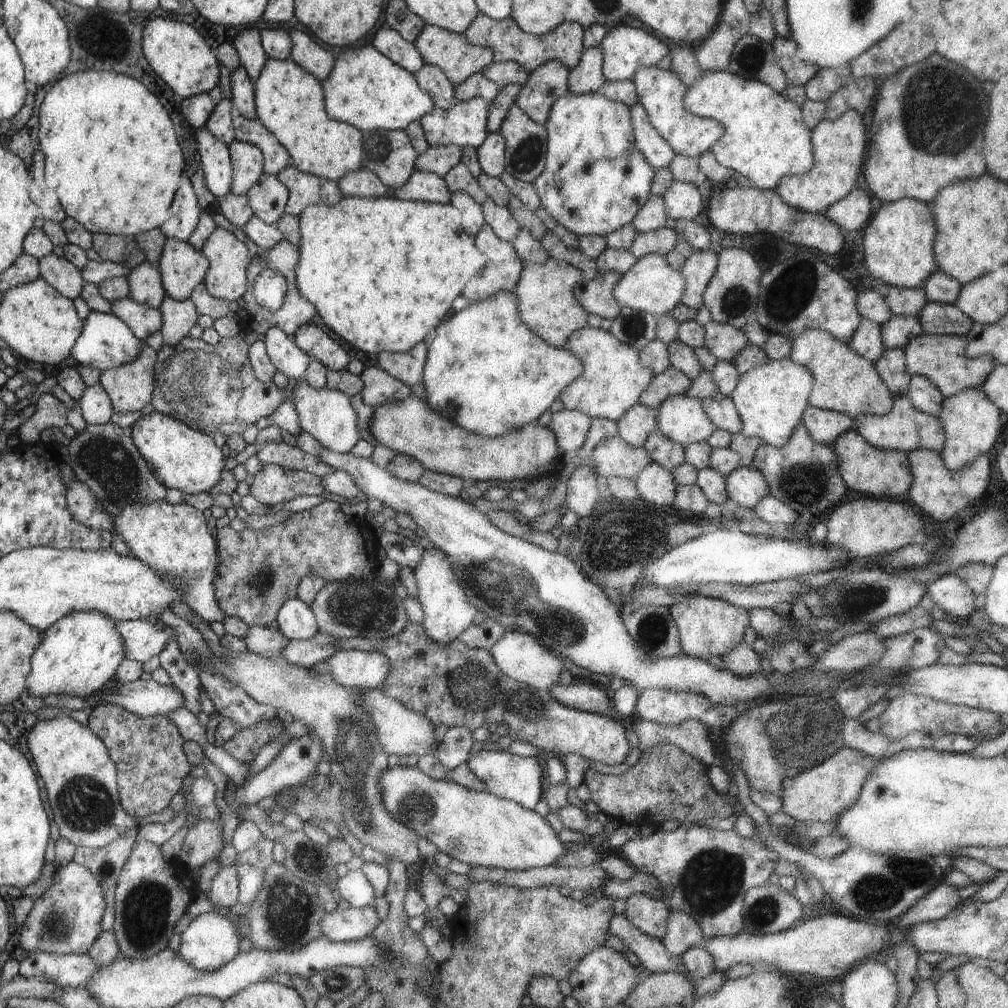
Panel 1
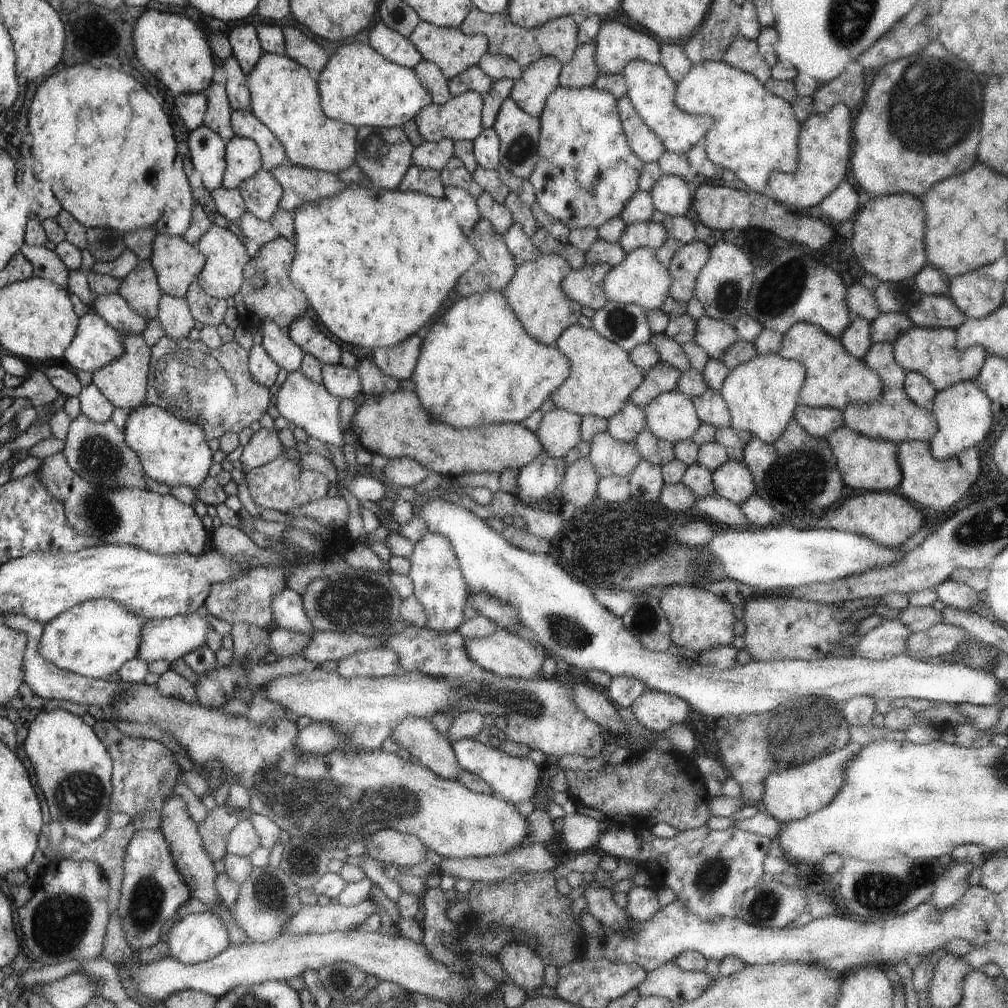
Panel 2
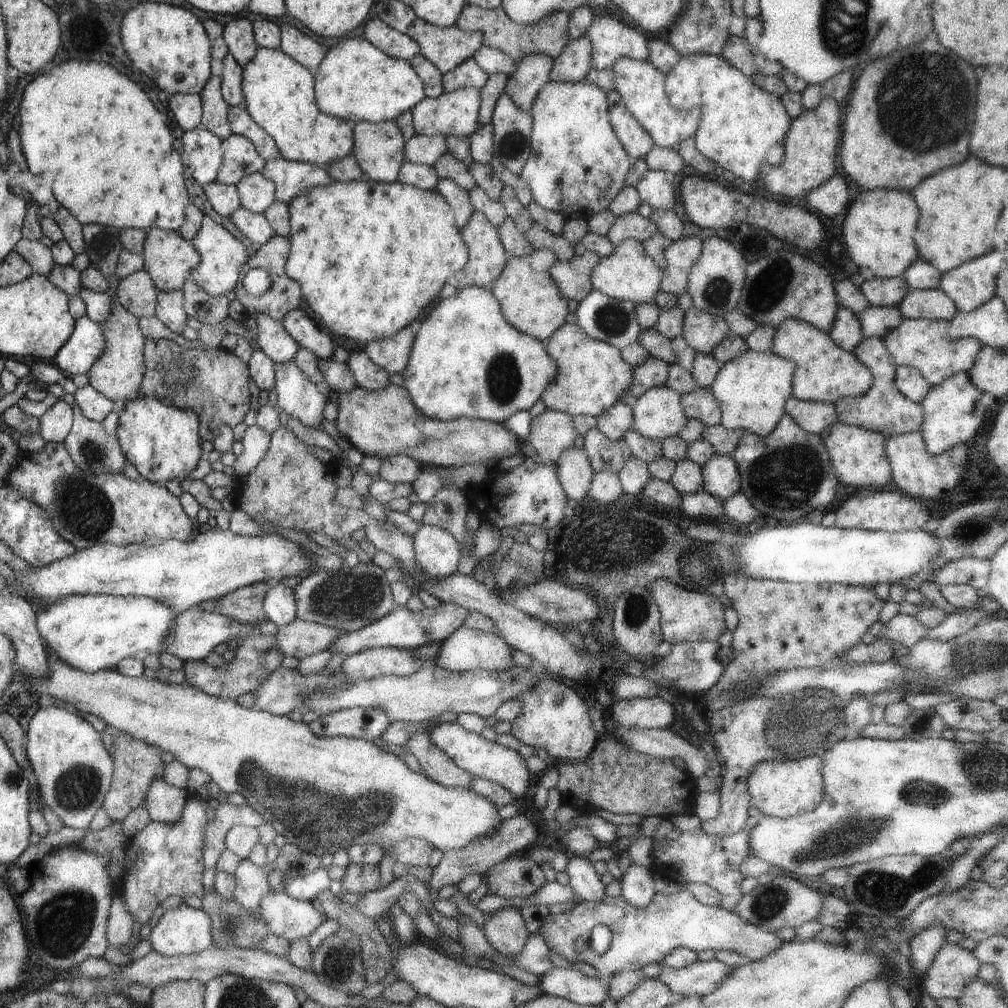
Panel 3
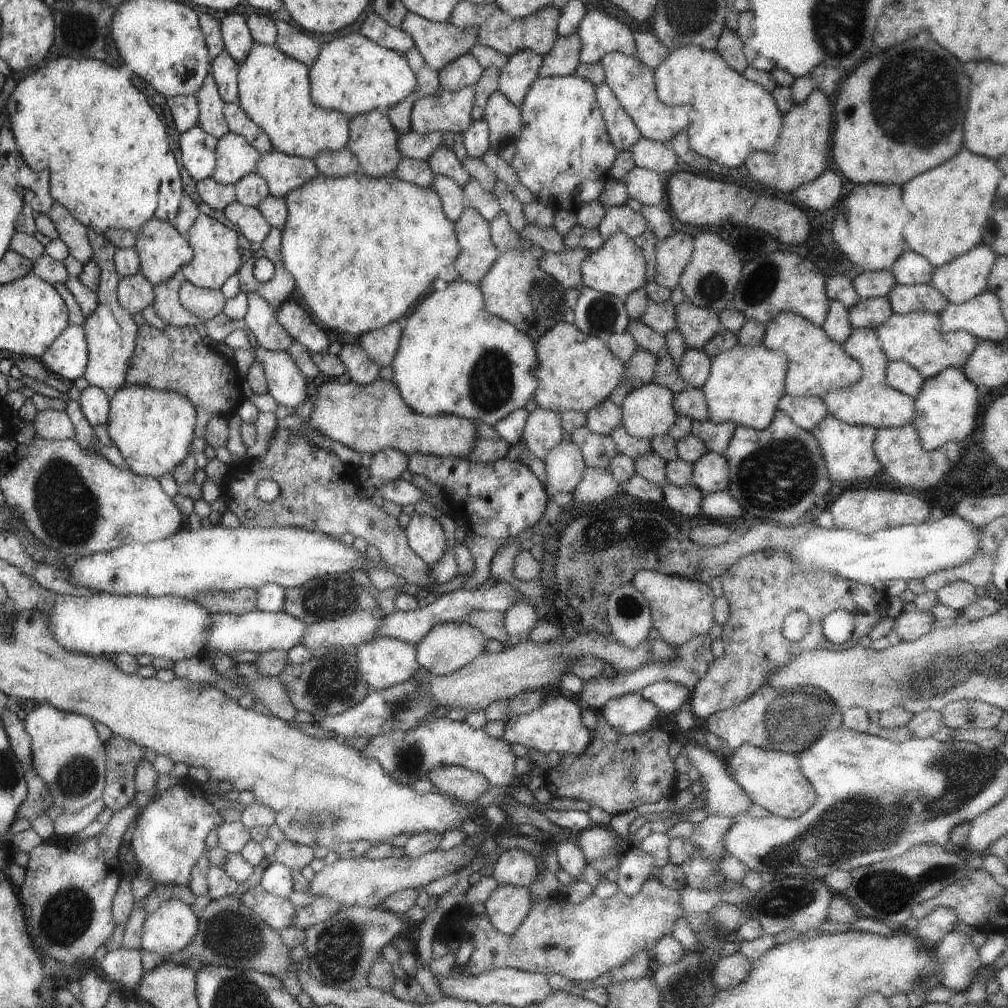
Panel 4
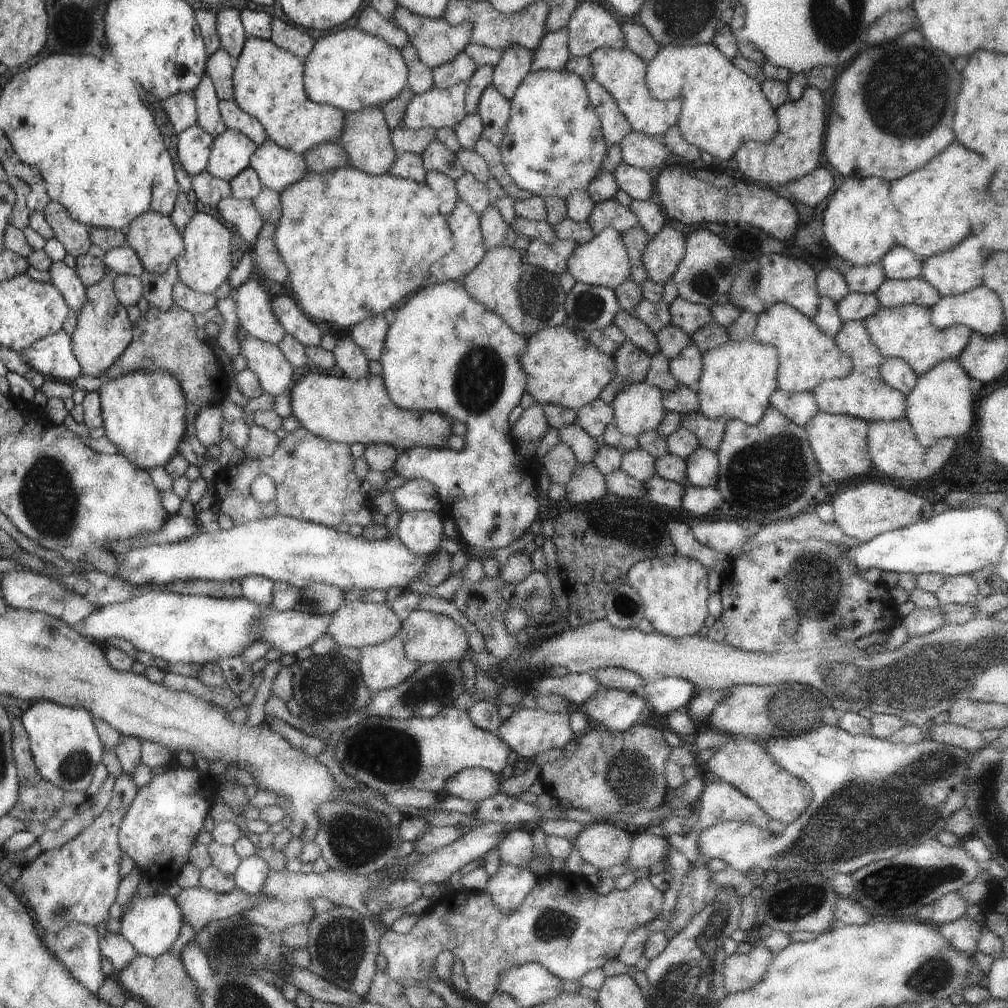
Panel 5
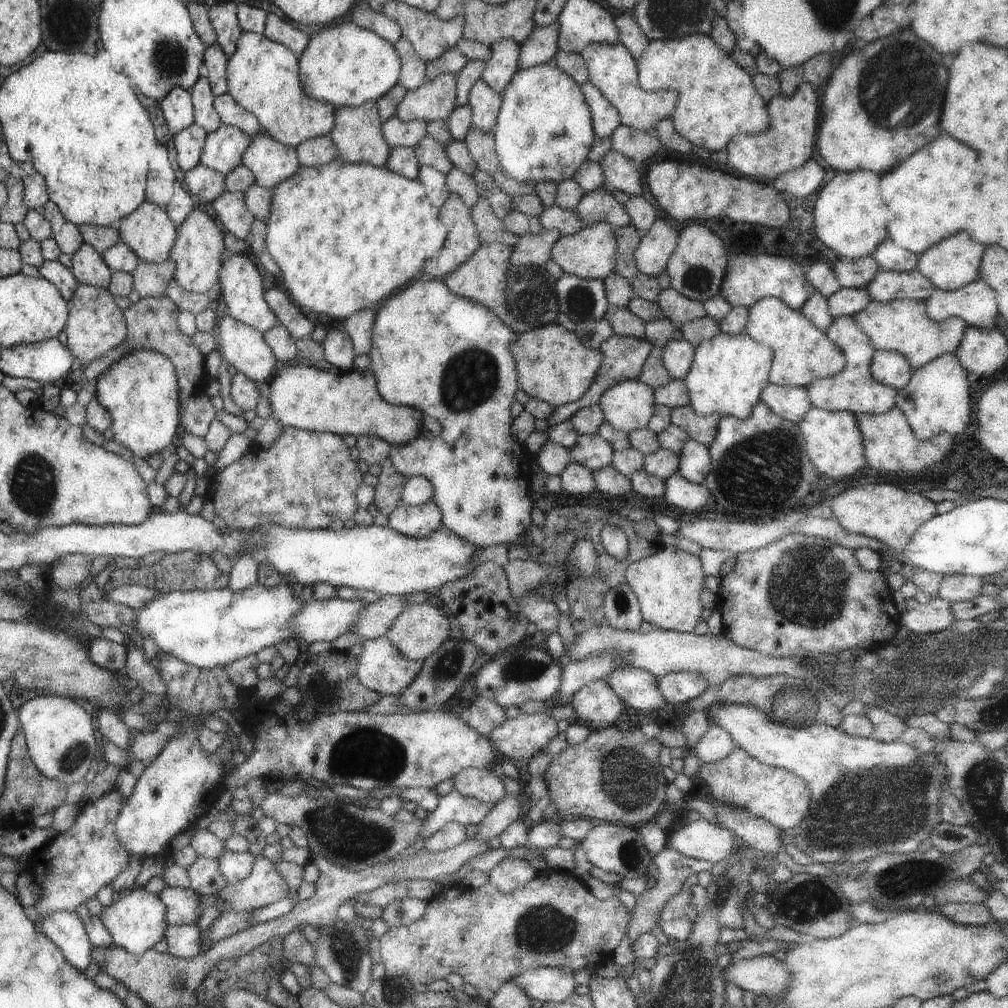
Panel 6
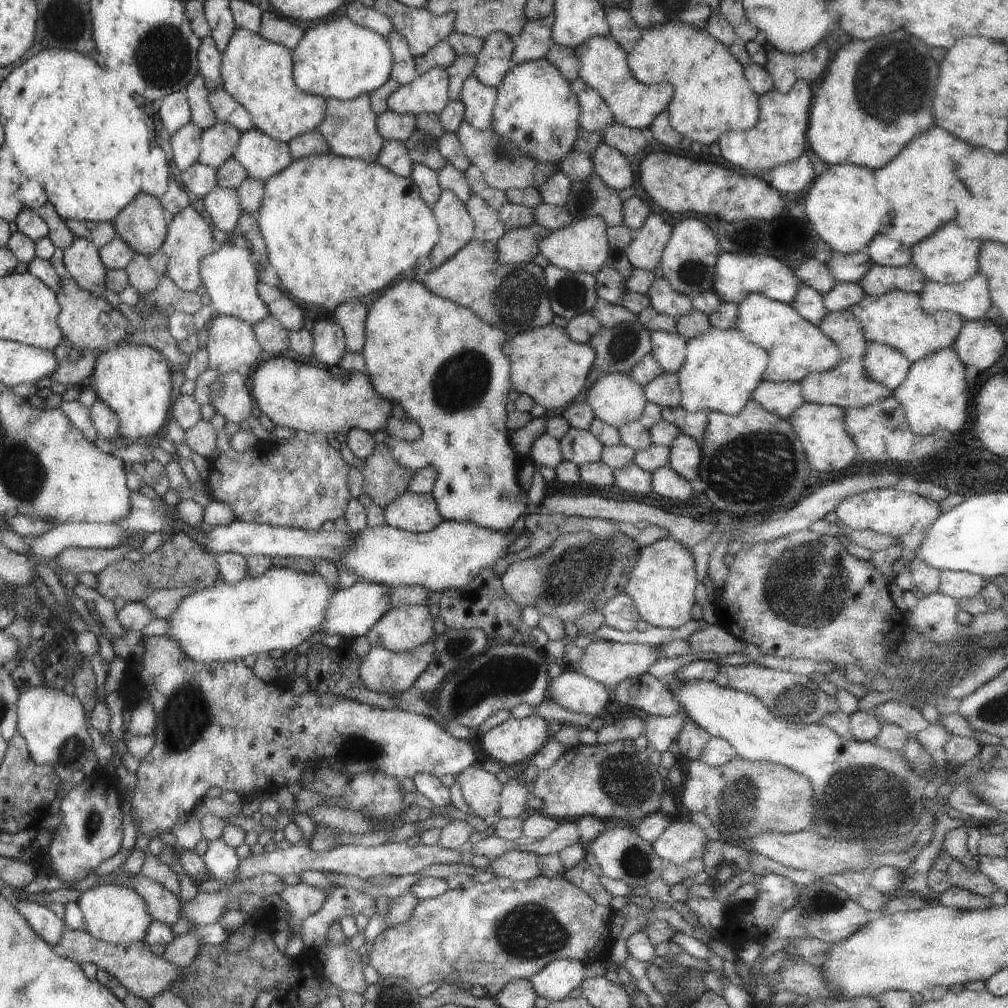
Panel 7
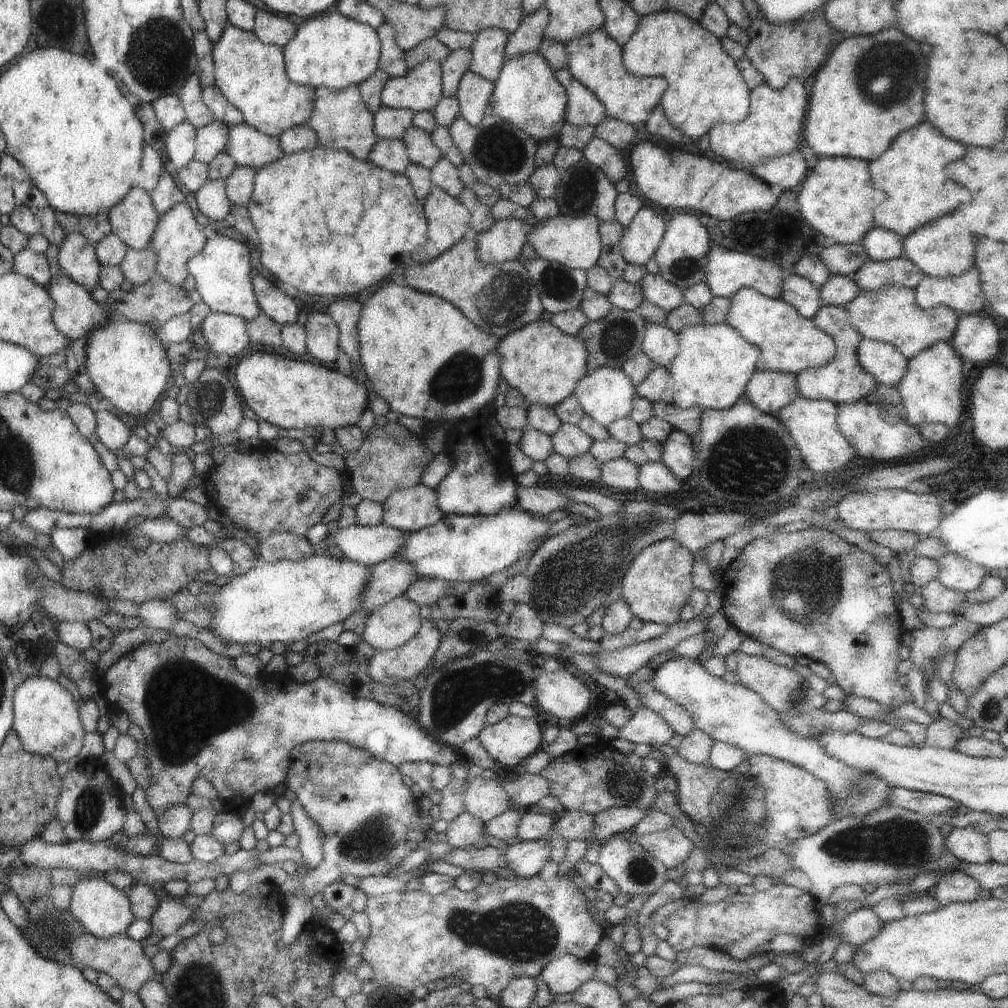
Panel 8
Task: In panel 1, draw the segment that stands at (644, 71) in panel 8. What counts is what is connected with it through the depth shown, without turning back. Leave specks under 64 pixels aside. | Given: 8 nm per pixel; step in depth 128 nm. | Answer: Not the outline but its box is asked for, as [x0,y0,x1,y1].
[684,70,816,190]

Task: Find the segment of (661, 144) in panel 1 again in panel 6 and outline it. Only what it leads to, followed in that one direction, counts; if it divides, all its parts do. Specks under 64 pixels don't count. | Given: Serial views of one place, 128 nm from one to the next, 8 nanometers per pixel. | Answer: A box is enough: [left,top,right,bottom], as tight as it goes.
[581,82,622,139]

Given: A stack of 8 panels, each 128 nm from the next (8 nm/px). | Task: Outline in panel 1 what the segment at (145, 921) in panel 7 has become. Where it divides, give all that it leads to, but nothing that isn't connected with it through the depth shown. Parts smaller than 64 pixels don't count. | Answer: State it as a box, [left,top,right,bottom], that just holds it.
[177,912,240,972]

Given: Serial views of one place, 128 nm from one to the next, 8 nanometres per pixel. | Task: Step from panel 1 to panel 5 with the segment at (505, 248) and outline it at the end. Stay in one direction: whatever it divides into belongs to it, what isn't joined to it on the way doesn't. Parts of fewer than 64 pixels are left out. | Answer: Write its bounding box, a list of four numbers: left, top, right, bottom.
[430,200,489,282]

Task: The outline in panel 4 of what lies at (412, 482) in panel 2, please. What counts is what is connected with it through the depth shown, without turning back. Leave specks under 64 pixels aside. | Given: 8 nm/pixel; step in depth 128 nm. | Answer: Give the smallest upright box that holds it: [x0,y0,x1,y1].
[369,448,409,483]

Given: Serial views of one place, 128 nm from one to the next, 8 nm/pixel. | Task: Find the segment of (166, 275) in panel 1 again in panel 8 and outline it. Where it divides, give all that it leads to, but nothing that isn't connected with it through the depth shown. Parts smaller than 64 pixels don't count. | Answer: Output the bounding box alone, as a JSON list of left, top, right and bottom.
[106,187,161,250]

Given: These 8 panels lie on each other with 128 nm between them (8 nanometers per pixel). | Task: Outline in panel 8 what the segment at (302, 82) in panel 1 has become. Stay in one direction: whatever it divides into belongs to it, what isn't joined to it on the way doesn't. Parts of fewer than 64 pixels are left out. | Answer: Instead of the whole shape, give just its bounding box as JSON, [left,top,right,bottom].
[213,25,315,136]

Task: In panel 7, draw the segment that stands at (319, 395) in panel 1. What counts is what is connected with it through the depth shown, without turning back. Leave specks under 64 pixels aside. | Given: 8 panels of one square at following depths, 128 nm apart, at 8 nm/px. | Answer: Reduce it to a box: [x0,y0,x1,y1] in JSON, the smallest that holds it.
[205,315,262,379]

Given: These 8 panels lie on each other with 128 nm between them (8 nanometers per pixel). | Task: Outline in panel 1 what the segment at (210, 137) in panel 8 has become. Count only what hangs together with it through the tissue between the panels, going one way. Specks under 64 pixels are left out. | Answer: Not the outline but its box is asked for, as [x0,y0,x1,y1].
[229,139,264,194]

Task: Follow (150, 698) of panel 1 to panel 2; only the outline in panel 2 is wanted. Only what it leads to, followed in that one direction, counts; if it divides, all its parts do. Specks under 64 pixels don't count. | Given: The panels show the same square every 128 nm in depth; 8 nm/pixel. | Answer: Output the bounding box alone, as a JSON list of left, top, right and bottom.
[1,612,126,708]

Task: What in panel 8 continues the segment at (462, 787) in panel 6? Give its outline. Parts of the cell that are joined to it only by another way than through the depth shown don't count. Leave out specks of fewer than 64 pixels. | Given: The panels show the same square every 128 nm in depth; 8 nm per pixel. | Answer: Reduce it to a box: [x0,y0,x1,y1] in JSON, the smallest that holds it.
[463,777,513,824]

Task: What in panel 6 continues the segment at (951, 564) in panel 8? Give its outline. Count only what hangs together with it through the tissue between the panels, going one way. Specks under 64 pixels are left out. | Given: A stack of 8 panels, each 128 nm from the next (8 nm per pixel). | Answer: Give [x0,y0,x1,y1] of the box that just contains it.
[936,575,982,603]

